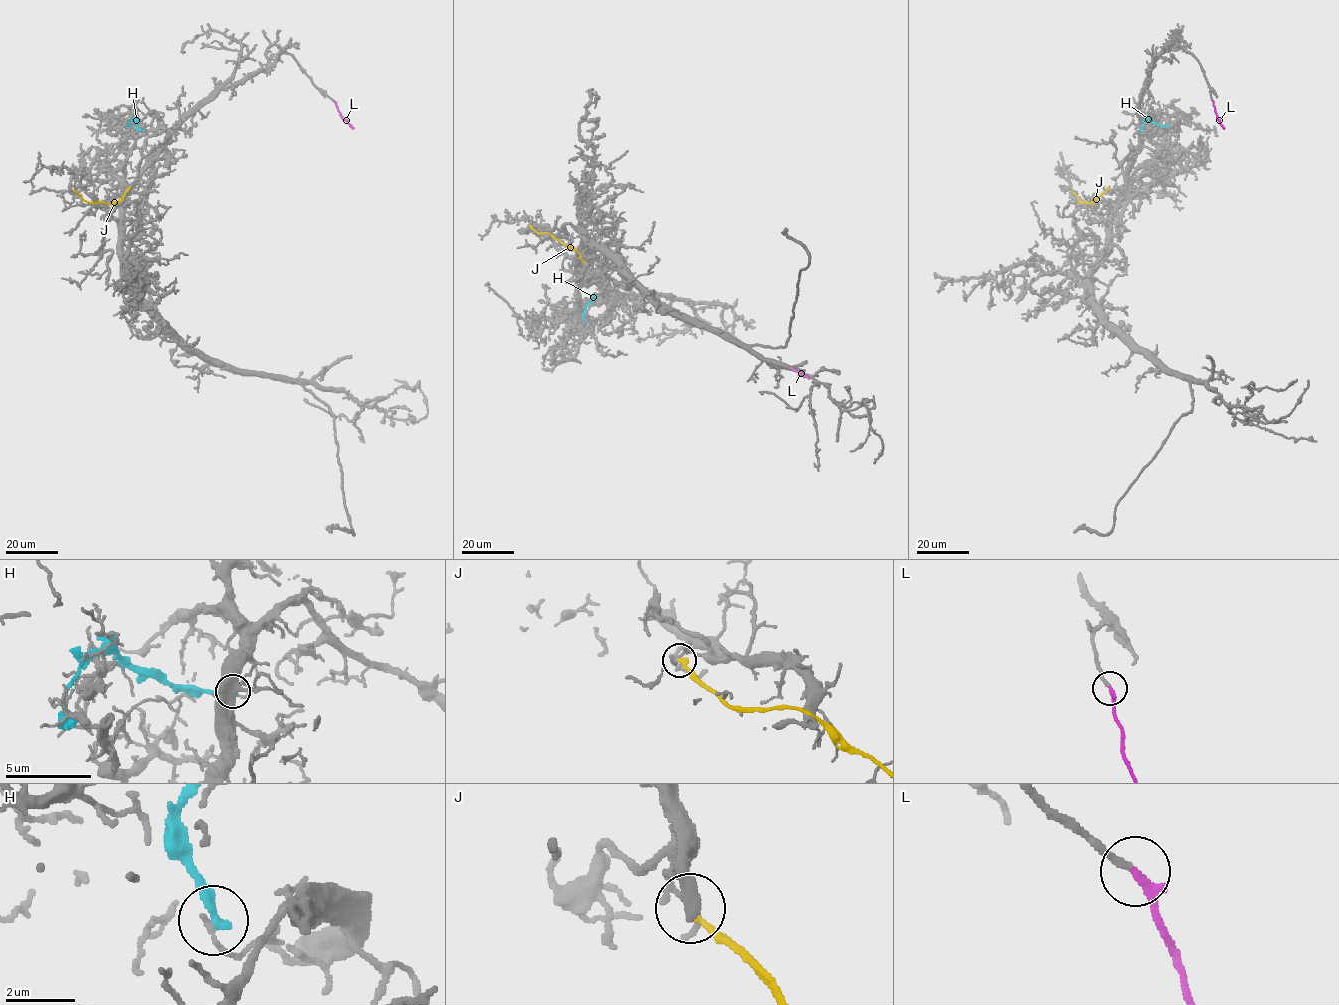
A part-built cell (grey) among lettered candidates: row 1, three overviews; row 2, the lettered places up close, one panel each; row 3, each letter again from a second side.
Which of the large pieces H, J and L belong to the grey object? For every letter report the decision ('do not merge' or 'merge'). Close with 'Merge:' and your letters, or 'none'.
H: do not merge
J: do not merge
L: merge
Merge: L

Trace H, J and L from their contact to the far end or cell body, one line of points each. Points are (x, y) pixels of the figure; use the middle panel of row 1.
H: (585, 322), (583, 312), (585, 306), (592, 296), (598, 297)
J: (530, 225), (537, 232), (549, 233), (569, 245), (585, 263)
L: (789, 367), (809, 378)

